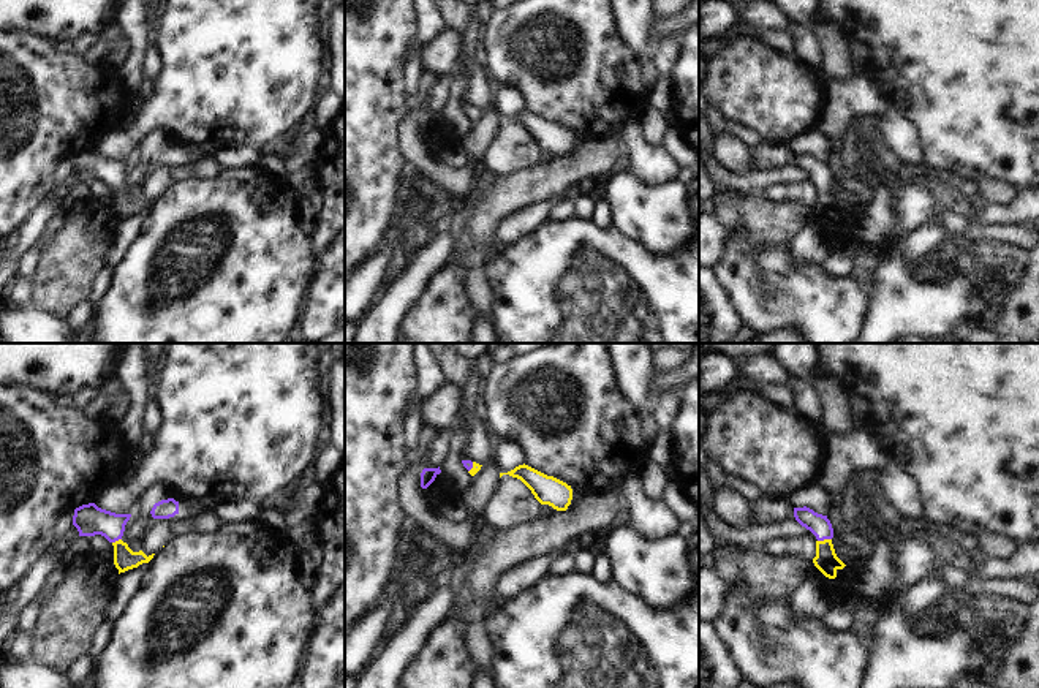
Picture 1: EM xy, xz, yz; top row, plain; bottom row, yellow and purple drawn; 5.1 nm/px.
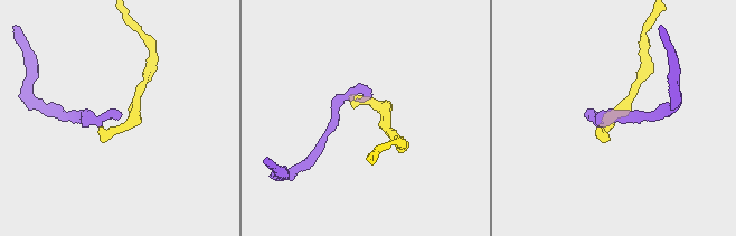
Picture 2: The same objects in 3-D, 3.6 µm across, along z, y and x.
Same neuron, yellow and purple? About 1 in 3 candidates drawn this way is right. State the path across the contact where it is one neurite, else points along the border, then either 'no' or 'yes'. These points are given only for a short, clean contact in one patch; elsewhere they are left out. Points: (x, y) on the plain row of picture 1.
way yz (826, 206), (824, 185), (824, 177), (819, 171); yes

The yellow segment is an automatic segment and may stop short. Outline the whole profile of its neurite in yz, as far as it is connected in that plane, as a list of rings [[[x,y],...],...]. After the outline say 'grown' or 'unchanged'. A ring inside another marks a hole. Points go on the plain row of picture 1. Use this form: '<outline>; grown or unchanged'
[[[794,153],[795,166],[810,176],[816,182],[816,202],[813,204],[814,212],[829,225],[837,223],[837,217],[846,210],[837,202],[832,183],[833,174],[827,161],[818,160],[813,155]]]; grown

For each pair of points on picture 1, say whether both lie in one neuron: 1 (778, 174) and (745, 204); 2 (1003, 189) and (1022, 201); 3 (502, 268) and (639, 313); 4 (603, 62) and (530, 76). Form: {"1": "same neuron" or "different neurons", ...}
{"1": "different neurons", "2": "different neurons", "3": "same neuron", "4": "same neuron"}

